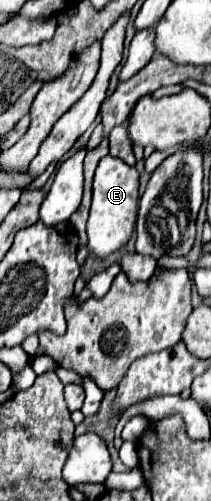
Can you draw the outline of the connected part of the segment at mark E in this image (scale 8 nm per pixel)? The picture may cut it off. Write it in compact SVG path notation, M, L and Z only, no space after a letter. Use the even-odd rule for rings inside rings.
M106 155L100 159L94 175L94 195L88 219L88 249L90 257L104 259L114 251L120 251L128 245L134 229L136 229L136 215L138 215L138 197L140 197L140 173L134 165L124 163L118 157Z

